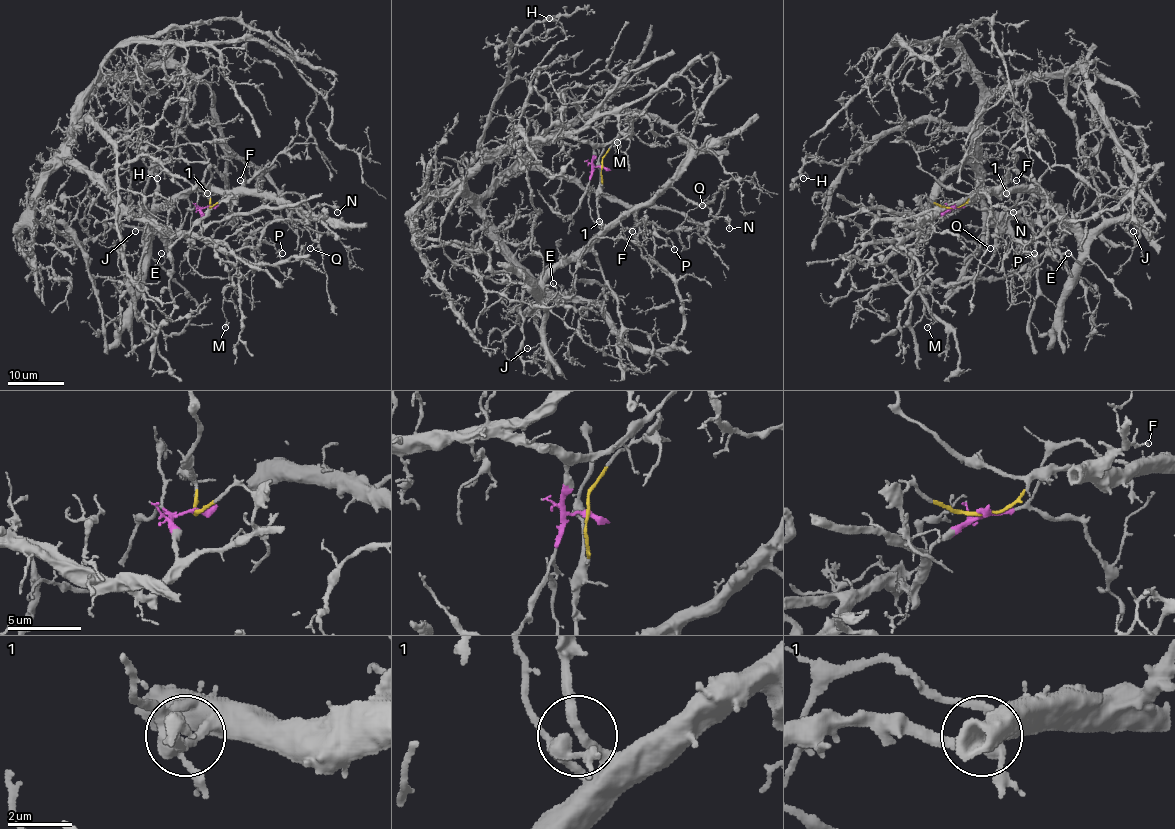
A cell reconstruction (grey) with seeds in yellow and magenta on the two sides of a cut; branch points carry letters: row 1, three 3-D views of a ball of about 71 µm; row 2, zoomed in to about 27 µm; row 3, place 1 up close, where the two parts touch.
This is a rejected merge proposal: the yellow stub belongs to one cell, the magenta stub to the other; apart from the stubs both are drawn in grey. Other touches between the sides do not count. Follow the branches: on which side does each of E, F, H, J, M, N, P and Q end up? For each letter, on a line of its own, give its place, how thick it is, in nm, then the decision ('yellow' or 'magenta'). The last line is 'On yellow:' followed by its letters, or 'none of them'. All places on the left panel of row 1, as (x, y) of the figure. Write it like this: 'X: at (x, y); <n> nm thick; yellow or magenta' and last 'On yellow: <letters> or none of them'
E: at (161, 253); 160 nm thick; yellow
F: at (240, 180); 140 nm thick; yellow
H: at (157, 178); 160 nm thick; magenta
J: at (135, 231); 140 nm thick; yellow
M: at (225, 327); 130 nm thick; magenta
N: at (337, 212); 180 nm thick; yellow
P: at (282, 253); 160 nm thick; magenta
Q: at (310, 248); 120 nm thick; yellow
On yellow: E, F, J, N, Q

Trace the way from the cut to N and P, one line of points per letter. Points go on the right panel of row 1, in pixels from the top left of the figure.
N: (951, 207), (982, 191), (1009, 191), (979, 191), (972, 197), (982, 193), (991, 208), (1002, 205), (1013, 212)
P: (951, 207), (923, 237), (979, 110), (1080, 68), (1134, 186), (1015, 238), (1035, 252)

